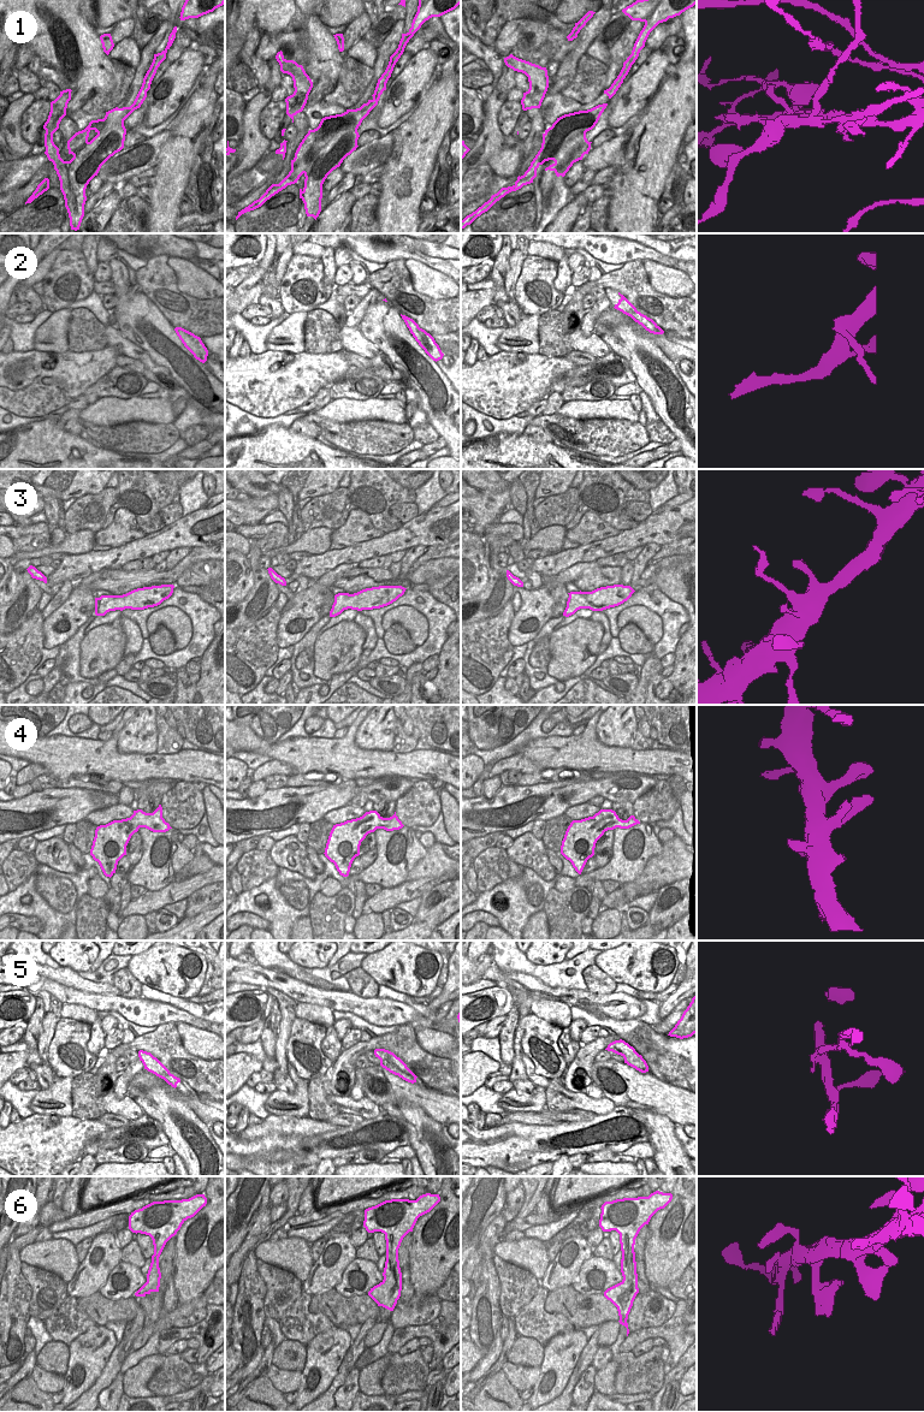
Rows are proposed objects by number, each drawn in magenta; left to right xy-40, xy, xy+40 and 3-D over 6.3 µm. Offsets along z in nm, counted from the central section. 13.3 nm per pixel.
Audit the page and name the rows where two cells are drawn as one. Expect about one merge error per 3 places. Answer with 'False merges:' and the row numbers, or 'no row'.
False merges: 1, 2, 5

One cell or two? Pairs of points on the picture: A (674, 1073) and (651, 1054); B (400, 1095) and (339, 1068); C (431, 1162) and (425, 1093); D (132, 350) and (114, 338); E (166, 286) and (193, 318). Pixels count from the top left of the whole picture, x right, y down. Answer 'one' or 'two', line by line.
A: one
B: two
C: two
D: one
E: one

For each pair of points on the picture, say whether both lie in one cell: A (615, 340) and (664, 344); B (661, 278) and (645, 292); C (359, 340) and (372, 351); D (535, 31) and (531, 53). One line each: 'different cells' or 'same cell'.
A: different cells
B: different cells
C: same cell
D: same cell

